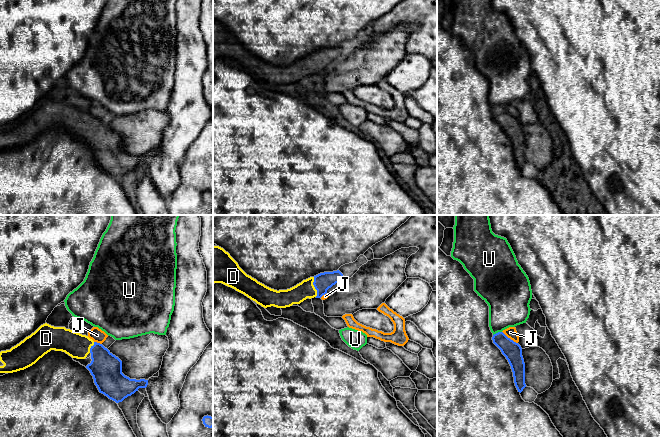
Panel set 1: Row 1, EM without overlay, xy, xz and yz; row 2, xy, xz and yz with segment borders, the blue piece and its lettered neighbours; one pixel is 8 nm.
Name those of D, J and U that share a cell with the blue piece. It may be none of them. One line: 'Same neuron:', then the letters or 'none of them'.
Same neuron: D

